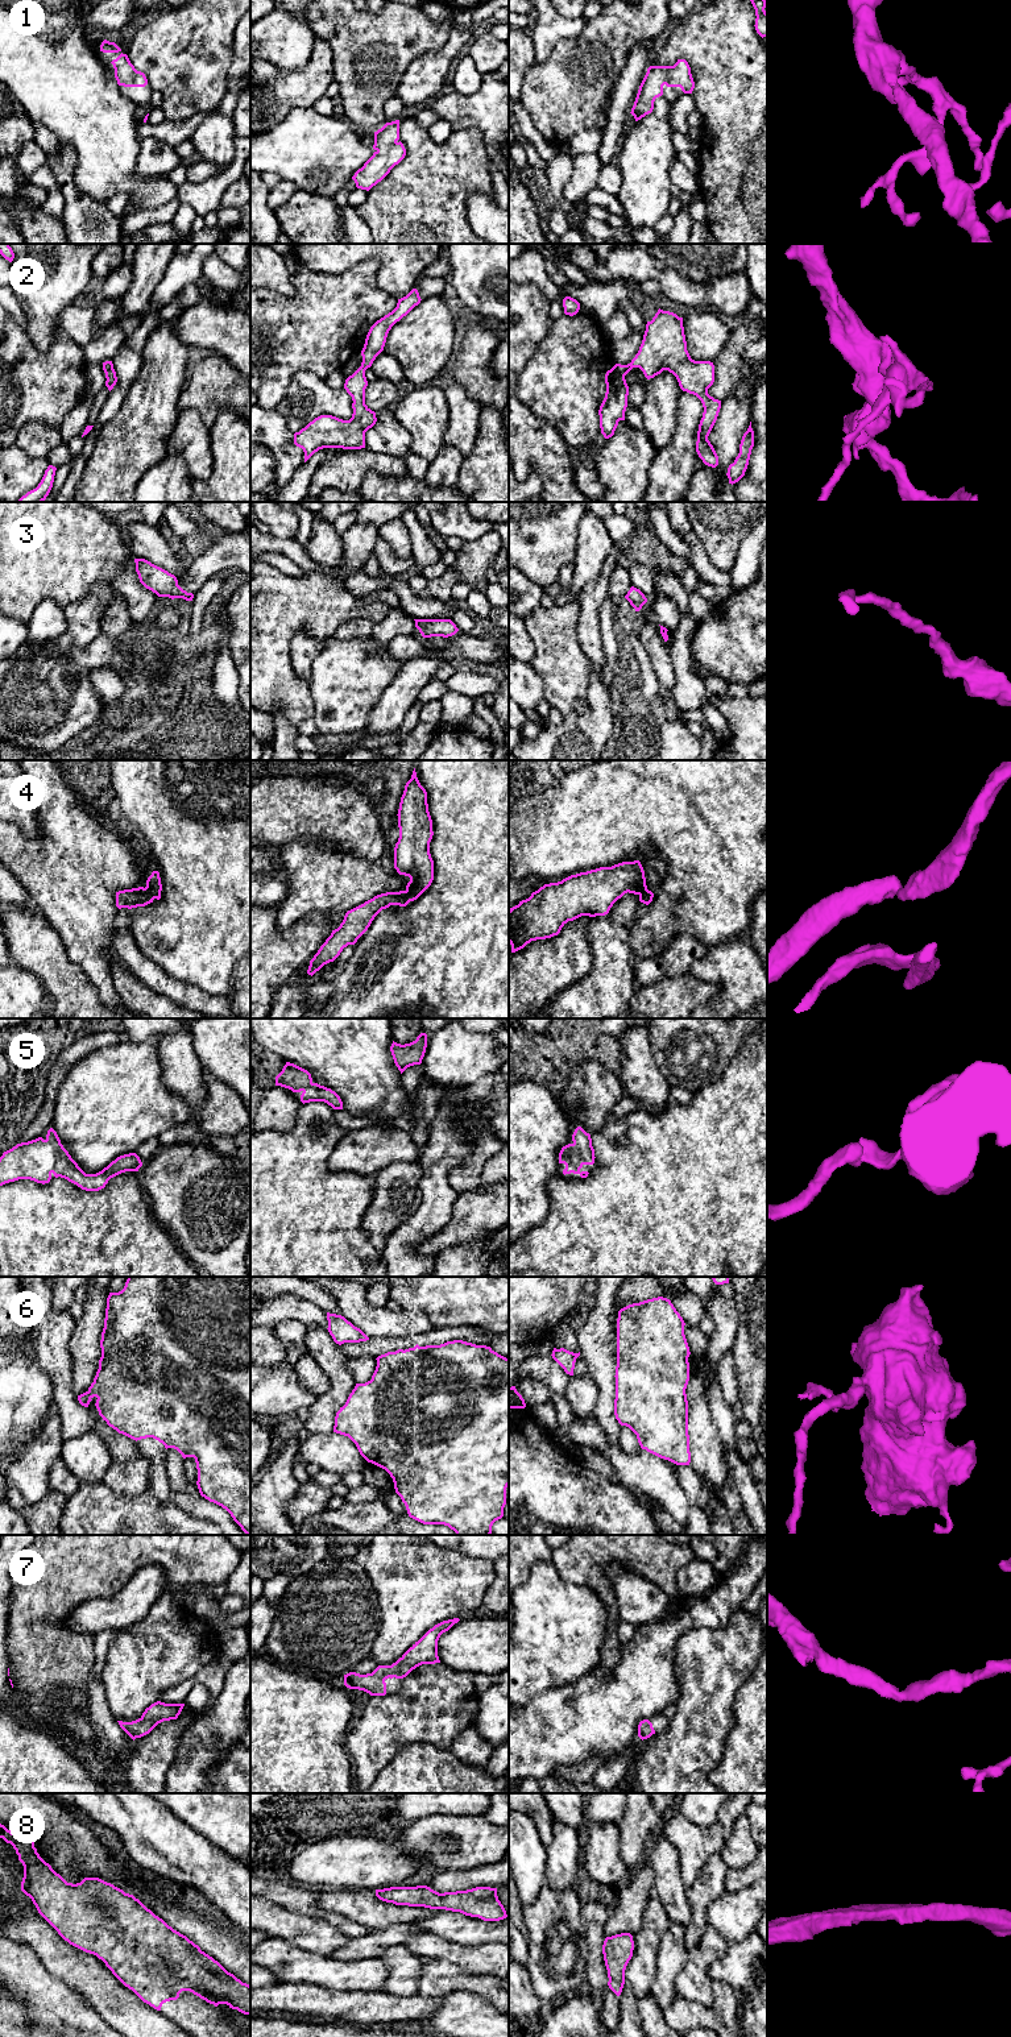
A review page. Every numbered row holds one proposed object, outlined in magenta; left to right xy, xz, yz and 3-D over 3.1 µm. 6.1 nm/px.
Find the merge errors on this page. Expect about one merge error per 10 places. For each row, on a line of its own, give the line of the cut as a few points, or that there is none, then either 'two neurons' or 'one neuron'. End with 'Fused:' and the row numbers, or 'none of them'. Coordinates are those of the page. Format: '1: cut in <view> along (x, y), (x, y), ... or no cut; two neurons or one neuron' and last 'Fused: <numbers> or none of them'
1: no cut; one neuron
2: no cut; one neuron
3: no cut; one neuron
4: no cut; one neuron
5: no cut; one neuron
6: no cut; one neuron
7: no cut; one neuron
8: no cut; one neuron
Fused: none of them

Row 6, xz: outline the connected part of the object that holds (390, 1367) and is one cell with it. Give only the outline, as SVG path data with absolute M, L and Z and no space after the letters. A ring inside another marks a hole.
M453 1340L440 1345L419 1347L417 1344L405 1351L388 1352L376 1360L377 1366L372 1380L356 1383L345 1405L336 1412L333 1432L348 1436L368 1463L390 1474L395 1493L405 1503L410 1518L423 1524L448 1526L456 1535L490 1535L493 1523L504 1517L506 1488L509 1486L509 1358L498 1354L490 1347Z

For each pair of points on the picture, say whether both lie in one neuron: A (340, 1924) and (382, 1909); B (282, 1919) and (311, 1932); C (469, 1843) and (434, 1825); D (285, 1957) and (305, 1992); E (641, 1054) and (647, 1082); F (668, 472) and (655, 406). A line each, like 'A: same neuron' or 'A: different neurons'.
A: different neurons
B: same neuron
C: same neuron
D: different neurons
E: same neuron
F: different neurons

